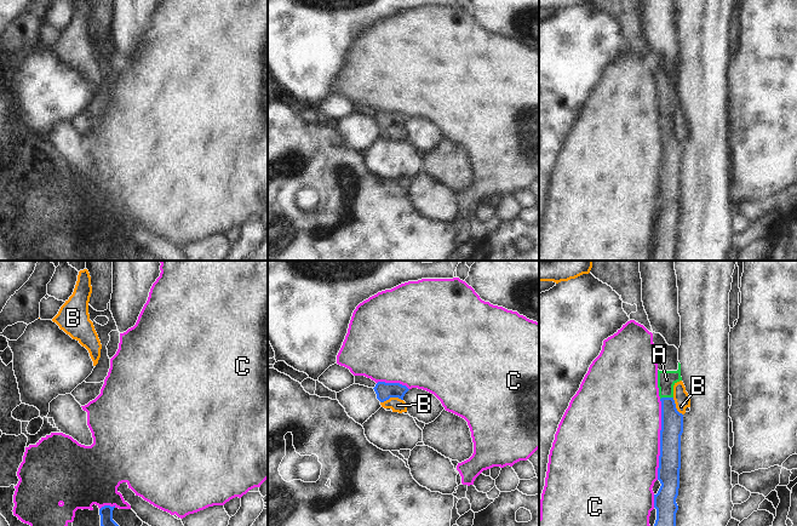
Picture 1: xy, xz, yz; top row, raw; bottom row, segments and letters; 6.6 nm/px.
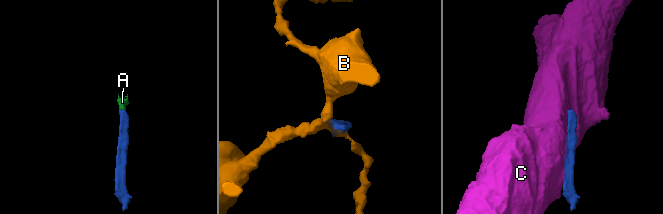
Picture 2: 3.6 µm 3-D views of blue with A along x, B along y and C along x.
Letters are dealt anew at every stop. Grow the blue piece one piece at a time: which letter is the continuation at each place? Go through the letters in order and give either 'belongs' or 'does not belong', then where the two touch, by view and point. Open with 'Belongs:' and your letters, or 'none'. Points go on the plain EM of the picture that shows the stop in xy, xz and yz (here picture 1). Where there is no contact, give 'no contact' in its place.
Belongs: A
A: belongs | yz (666, 126)
B: does not belong | xz (391, 125)
C: does not belong | yz (660, 167)

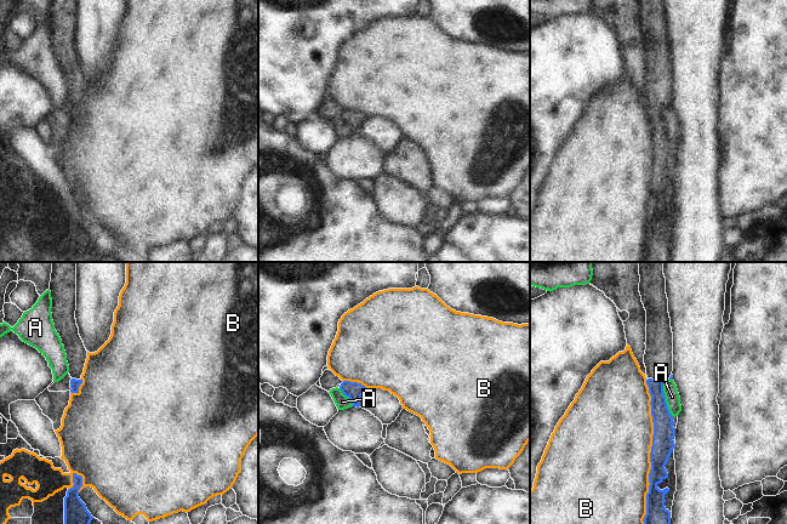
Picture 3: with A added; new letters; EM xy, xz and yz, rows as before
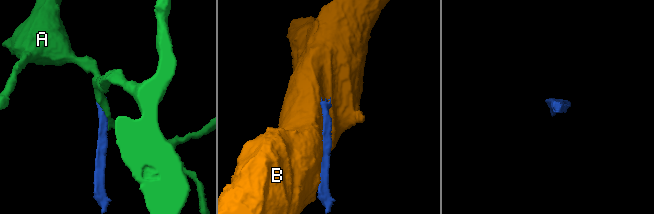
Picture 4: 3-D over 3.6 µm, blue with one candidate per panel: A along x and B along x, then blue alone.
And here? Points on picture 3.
Belongs: none
A: does not belong | yz (665, 126)
B: does not belong | yz (650, 184)

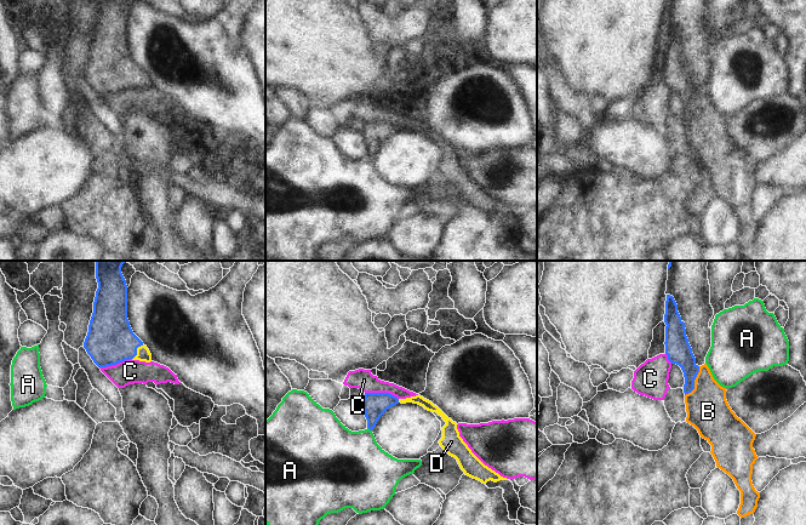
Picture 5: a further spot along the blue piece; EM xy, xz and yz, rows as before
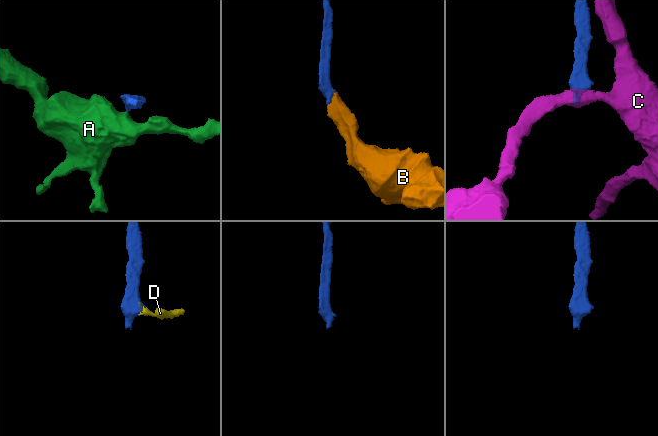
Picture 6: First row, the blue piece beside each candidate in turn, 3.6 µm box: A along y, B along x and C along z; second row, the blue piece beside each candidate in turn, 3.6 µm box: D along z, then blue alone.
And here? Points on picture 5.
Belongs: B, D
A: does not belong | xz (370, 158)
B: belongs | yz (693, 110)
C: does not belong | xz (382, 121)
D: belongs | xy (136, 79)

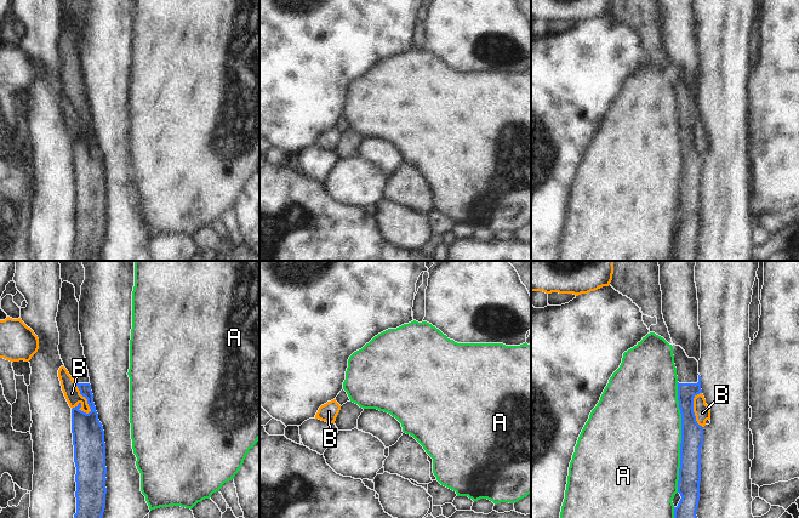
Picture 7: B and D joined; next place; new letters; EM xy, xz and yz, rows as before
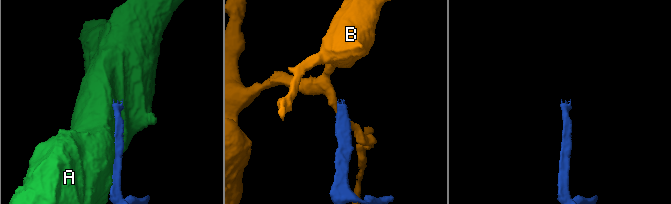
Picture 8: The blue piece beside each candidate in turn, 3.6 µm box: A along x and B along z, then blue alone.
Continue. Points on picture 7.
Belongs: none
A: does not belong | yz (681, 165)
B: does not belong | xy (86, 126)

